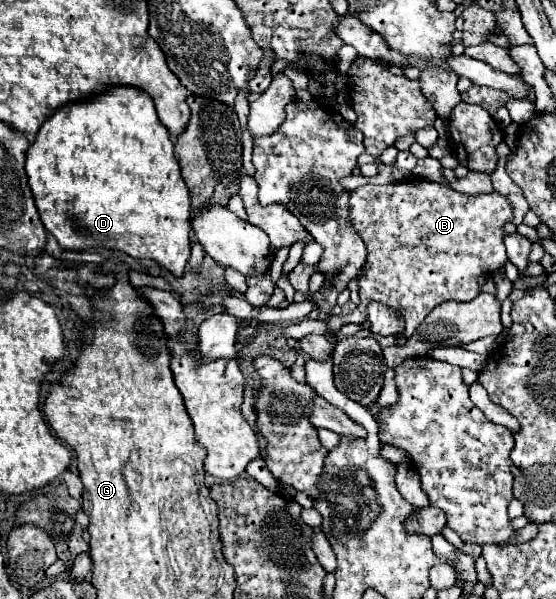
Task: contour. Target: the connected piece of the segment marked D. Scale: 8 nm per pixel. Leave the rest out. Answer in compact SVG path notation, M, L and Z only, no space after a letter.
M119 87L119 89L107 89L105 93L91 97L91 101L77 101L69 103L61 109L57 109L39 129L33 145L27 151L27 161L25 161L25 173L29 177L29 187L39 211L39 219L43 221L45 229L55 235L59 241L61 249L65 251L87 251L87 249L109 249L109 251L119 251L135 259L153 259L157 265L167 269L175 277L183 277L185 265L189 259L189 249L191 249L191 199L187 185L181 177L179 163L173 153L173 141L169 139L167 129L161 125L157 119L157 111L153 105L153 99L147 97L147 93L141 93L139 89L133 87Z

